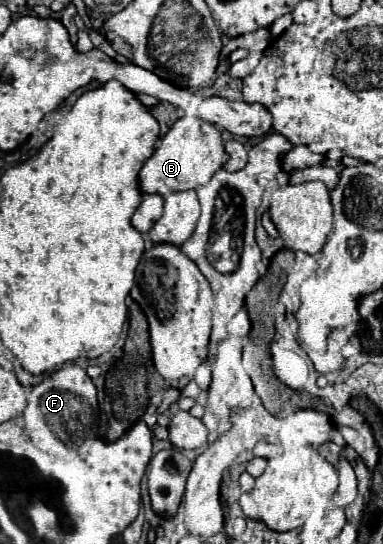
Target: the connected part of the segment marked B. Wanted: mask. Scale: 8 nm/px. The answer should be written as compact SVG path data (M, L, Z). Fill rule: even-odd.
M182 117L174 121L174 125L166 131L166 135L158 141L152 157L142 165L138 173L138 187L142 193L168 195L172 191L188 191L198 189L208 183L210 177L224 167L228 155L224 151L224 143L220 137L220 129L204 119Z

